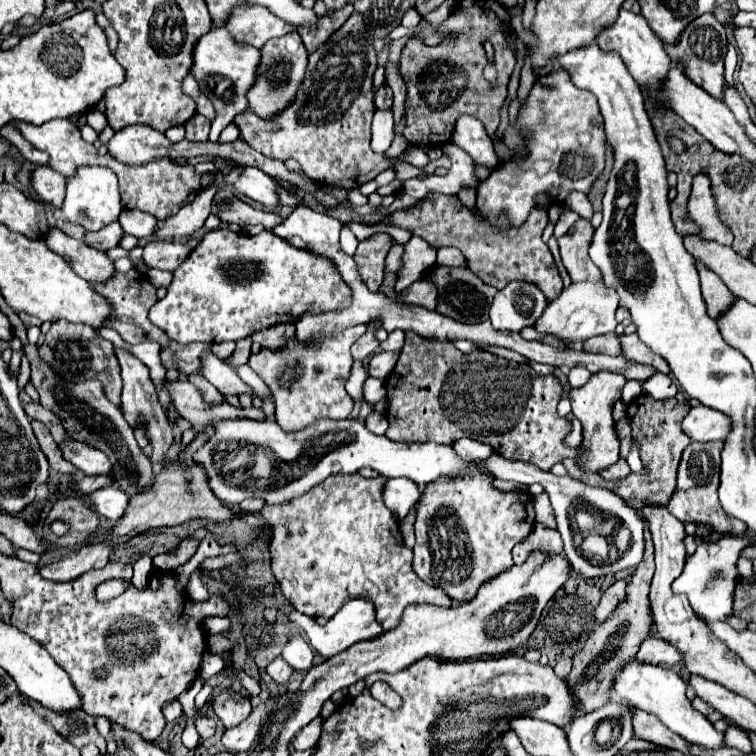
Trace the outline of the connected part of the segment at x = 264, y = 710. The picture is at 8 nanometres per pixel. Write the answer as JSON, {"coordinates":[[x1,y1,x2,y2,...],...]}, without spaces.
{"coordinates":[[276,698,266,700,256,710,252,710,252,714,240,726,226,730,224,736,222,736,222,746,231,753,249,751,252,748,252,742,254,742,258,730,260,730,260,724,262,724,264,716,270,714,270,710,274,706,276,706]]}

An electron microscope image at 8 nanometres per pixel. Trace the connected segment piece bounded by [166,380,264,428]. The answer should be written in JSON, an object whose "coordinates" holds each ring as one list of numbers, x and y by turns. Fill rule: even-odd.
{"coordinates":[[178,380,174,384,166,384,168,386,168,392,174,400,174,406,176,410,186,418,190,420,196,428,202,428,206,426,208,422,212,420,226,420,226,418,238,418,238,416,244,416,244,418,252,418,252,420,262,420,264,418,264,412,262,408,244,408,244,410,238,410,230,404,216,404,216,406,208,406,204,404,200,392,186,380]]}

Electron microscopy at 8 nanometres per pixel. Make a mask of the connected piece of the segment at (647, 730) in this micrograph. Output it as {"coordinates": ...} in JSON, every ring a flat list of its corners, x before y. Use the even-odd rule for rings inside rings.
{"coordinates":[[632,708,632,728,634,728,634,736,640,740,652,742,656,746,674,748,680,752,688,750,688,742,684,742,684,738,680,738,678,734,672,734,672,730,668,730,654,714]]}

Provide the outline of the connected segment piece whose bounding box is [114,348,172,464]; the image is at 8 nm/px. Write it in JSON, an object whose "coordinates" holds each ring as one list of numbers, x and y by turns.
{"coordinates":[[116,348,116,358,120,362,120,368,122,368,122,380,124,380,124,390,122,390,122,412,124,412,124,418,130,426,134,426,138,420,144,420,146,428,148,428,148,438,150,438,150,446,152,446,152,452,150,452,150,460,152,462,168,462,170,458,166,458,166,452,172,444,172,428,168,424,168,418,166,418,166,412,164,408,160,406,158,402,158,396,156,396,156,390,154,390,154,384,148,376,148,366,144,362,140,362,134,354,122,350,122,348]]}

